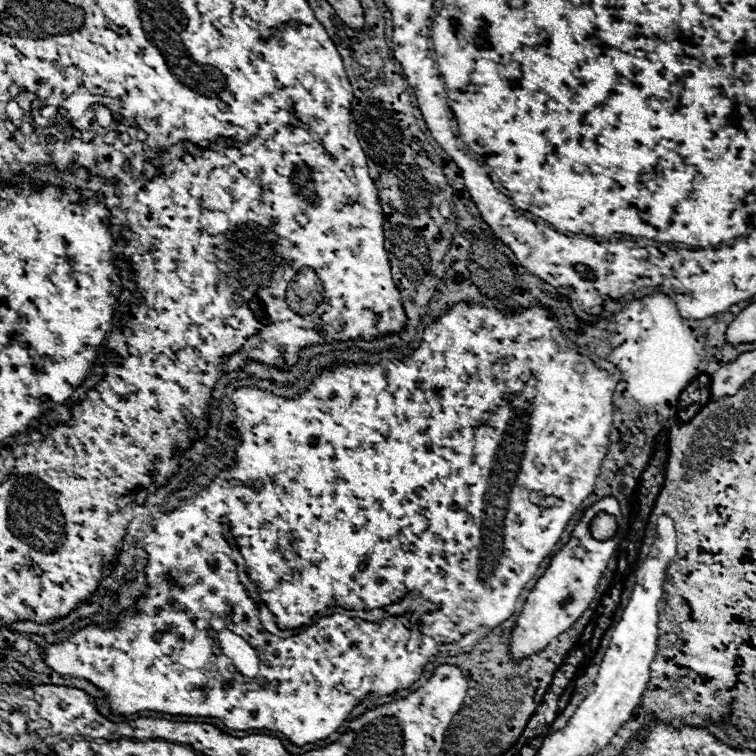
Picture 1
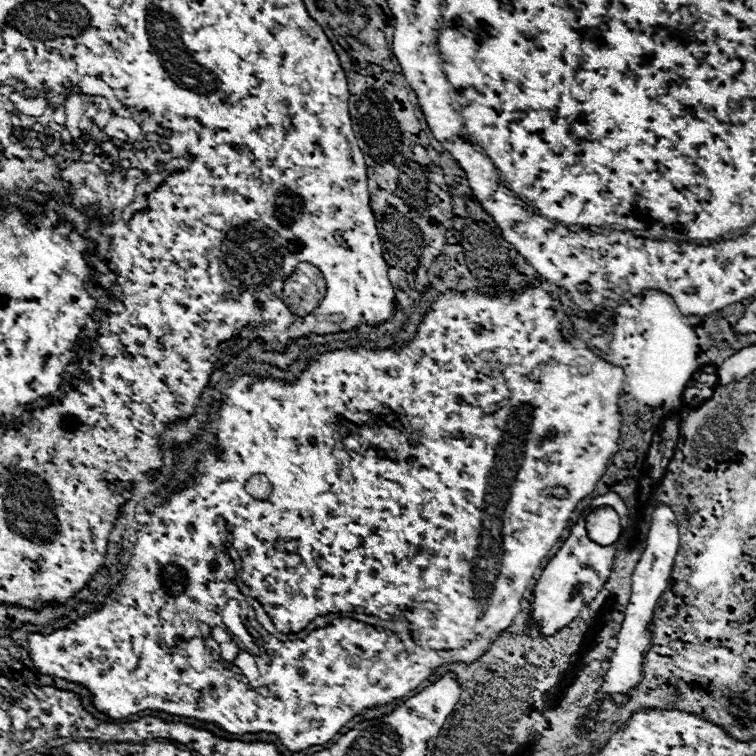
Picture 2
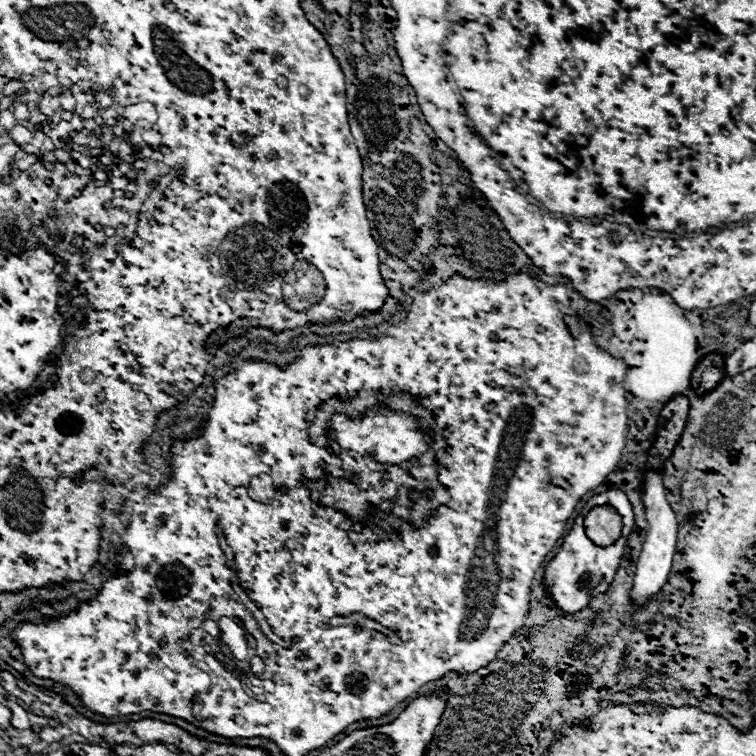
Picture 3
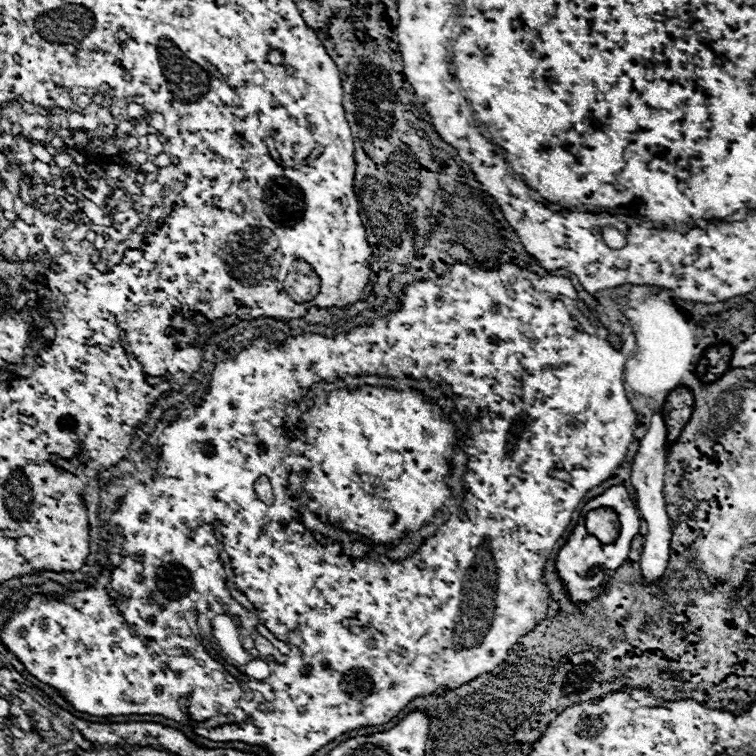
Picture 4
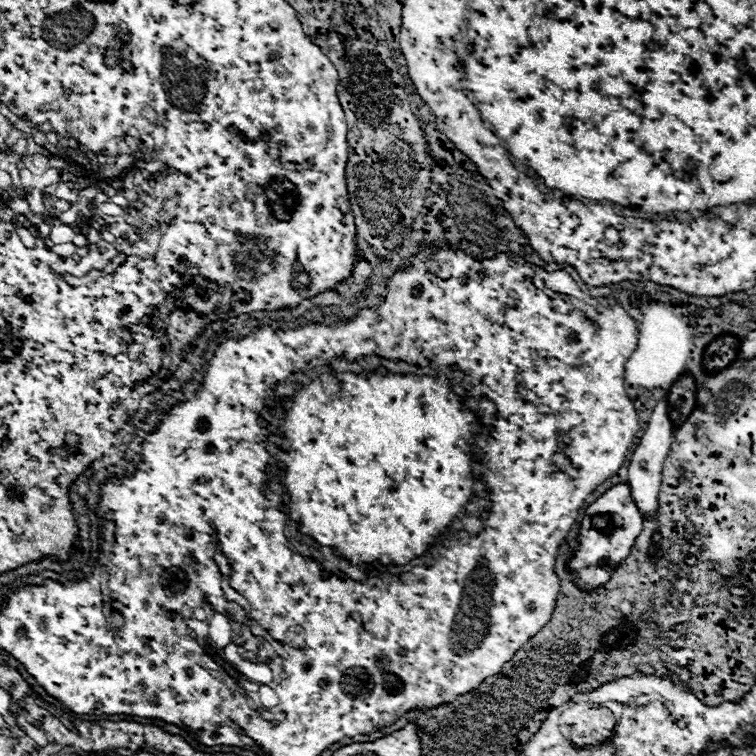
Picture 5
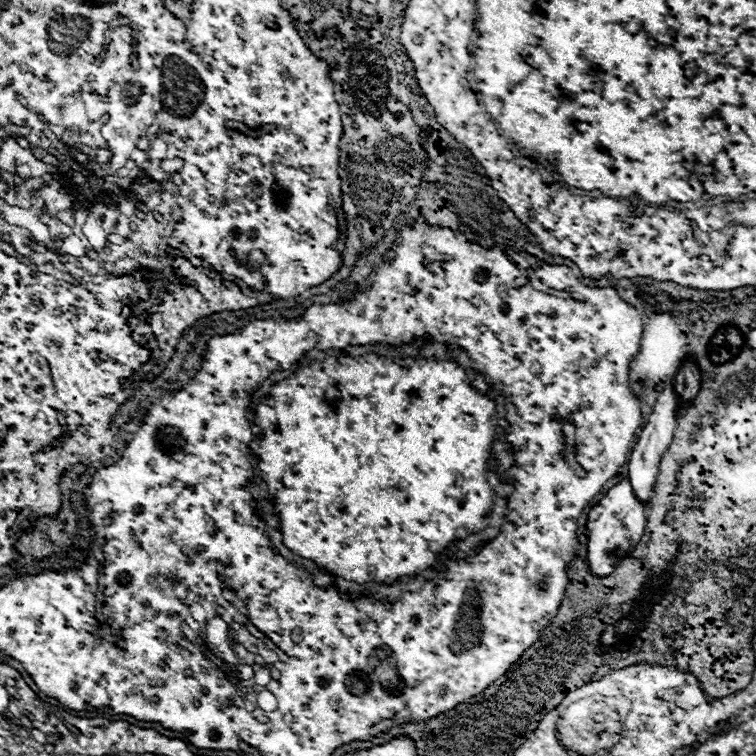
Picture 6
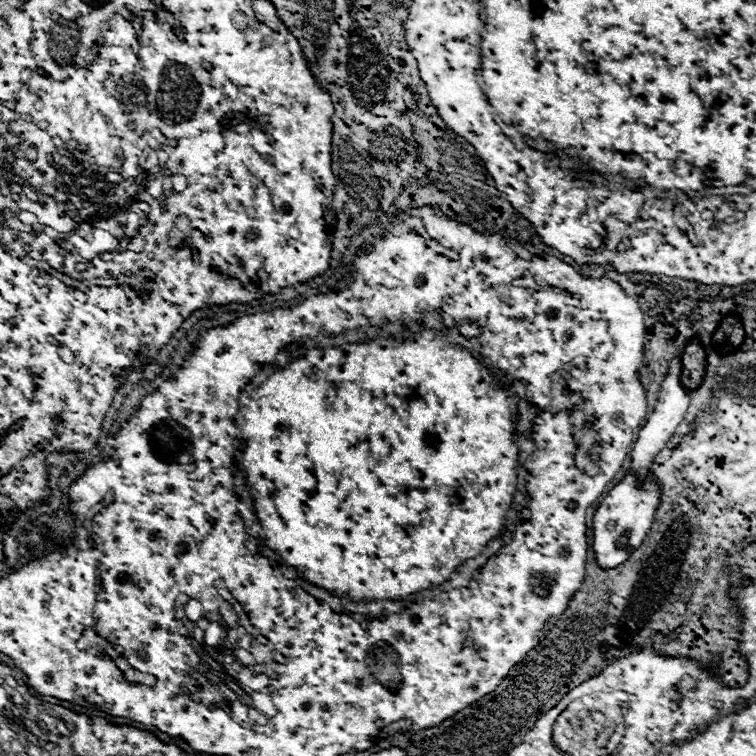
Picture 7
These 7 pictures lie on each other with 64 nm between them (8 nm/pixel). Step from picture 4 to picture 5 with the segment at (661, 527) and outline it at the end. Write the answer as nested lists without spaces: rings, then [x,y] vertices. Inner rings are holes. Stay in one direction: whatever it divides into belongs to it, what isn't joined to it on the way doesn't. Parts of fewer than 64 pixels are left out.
[[[664,396],[652,416],[650,416],[650,422],[648,422],[648,428],[644,432],[644,436],[640,438],[632,458],[630,458],[630,466],[628,466],[628,484],[632,488],[632,498],[634,502],[638,504],[640,512],[646,514],[646,516],[652,516],[658,508],[658,490],[660,490],[660,478],[662,478],[662,464],[664,464],[664,458],[668,456],[668,450],[670,450],[670,444],[672,444],[672,432],[674,432],[674,426],[670,422],[670,416],[668,416],[668,398]]]

